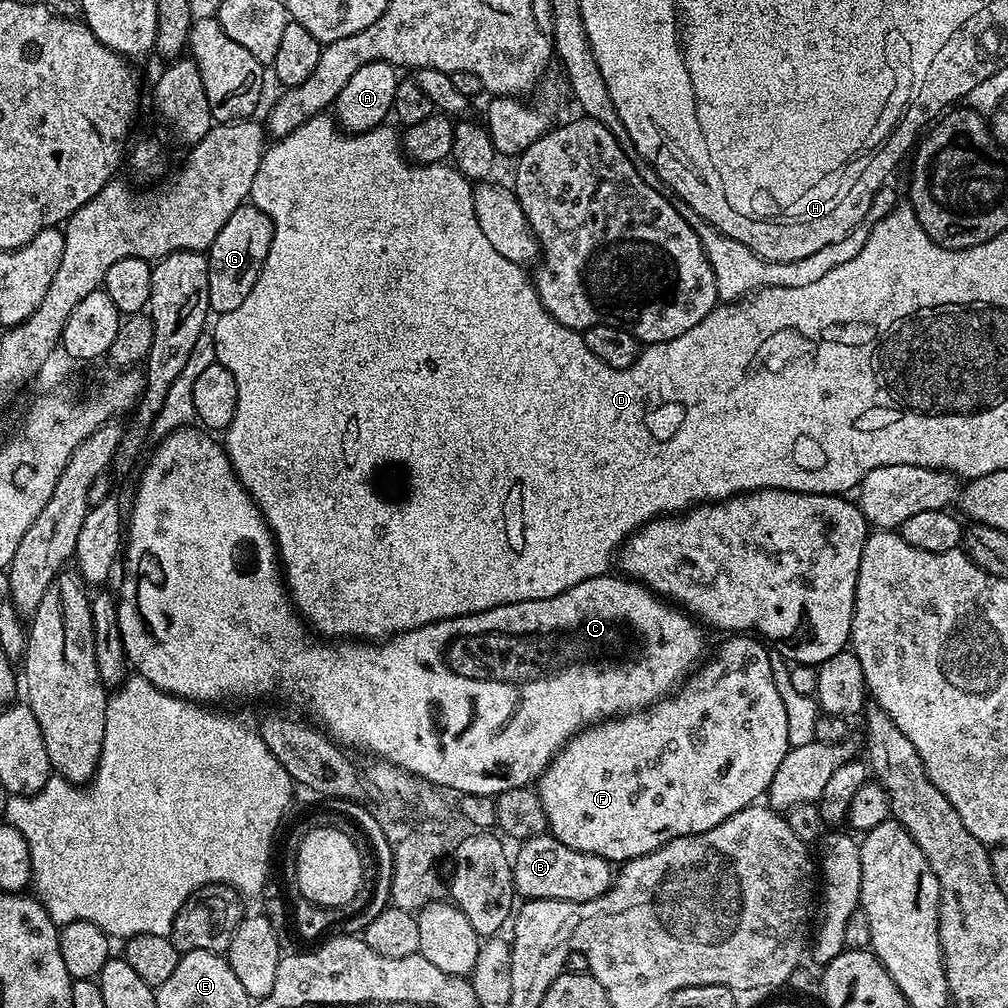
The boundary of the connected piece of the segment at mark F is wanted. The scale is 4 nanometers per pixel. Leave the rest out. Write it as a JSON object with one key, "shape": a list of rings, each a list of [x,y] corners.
{"shape":[[[732,634],[725,640],[728,641],[717,650],[713,660],[705,659],[675,691],[664,699],[649,704],[647,708],[625,712],[613,719],[601,720],[598,724],[589,724],[568,739],[564,747],[552,757],[548,769],[542,773],[539,780],[535,781],[534,791],[540,796],[542,810],[546,810],[548,832],[558,842],[562,842],[562,846],[570,846],[570,850],[594,854],[602,857],[603,860],[613,862],[633,860],[642,854],[650,854],[658,850],[663,844],[668,844],[676,838],[714,830],[718,822],[726,822],[726,818],[738,814],[738,810],[749,808],[767,793],[774,773],[778,771],[782,758],[786,758],[789,750],[786,709],[779,693],[782,688],[779,683],[776,684],[776,672],[772,669],[771,658],[768,657],[769,649],[755,635]]]}

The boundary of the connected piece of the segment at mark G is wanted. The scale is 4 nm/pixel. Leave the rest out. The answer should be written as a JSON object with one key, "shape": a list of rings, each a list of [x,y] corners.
{"shape":[[[251,202],[241,204],[230,218],[226,218],[226,226],[218,230],[218,238],[207,250],[208,259],[208,292],[209,305],[224,304],[225,309],[235,308],[250,294],[262,266],[266,262],[266,254],[272,241],[272,220],[260,208]]]}

